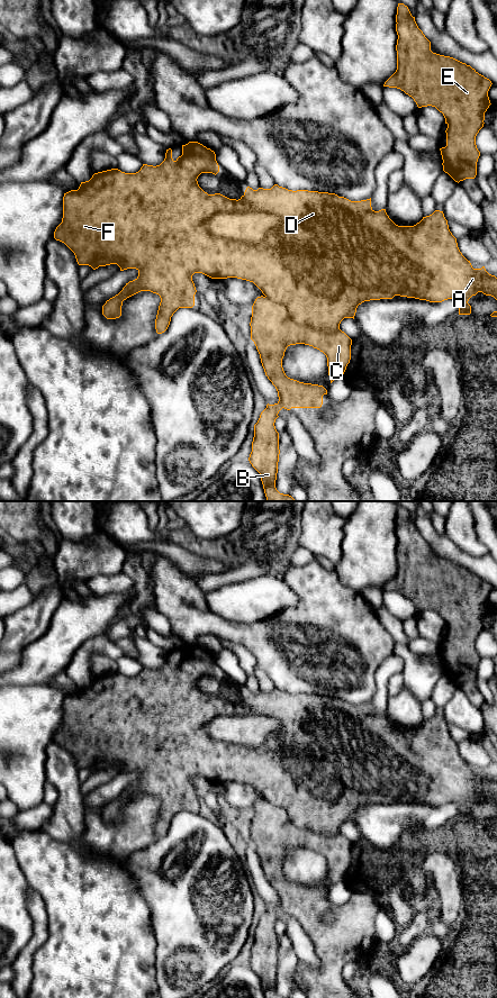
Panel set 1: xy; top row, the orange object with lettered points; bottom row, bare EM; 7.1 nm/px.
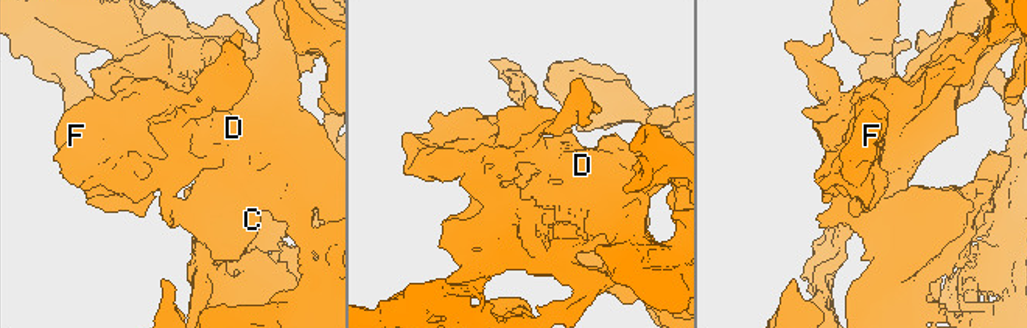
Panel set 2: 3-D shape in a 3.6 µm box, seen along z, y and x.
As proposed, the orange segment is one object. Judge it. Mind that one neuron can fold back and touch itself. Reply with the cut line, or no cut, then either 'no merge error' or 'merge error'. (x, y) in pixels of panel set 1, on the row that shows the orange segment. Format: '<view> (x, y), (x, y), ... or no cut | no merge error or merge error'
xy (282, 224), (265, 212), (220, 211), (205, 228) | merge error

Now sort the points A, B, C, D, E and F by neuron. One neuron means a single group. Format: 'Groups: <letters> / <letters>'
Groups: A D E F / B C

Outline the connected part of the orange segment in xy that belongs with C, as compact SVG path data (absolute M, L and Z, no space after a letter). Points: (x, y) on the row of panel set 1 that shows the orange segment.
M263 296L257 297L252 306L250 326L251 339L254 342L260 354L265 375L278 391L279 401L274 405L268 403L266 408L261 412L257 423L254 425L252 452L248 461L261 475L268 501L296 501L291 496L280 493L275 488L280 450L279 433L275 429L274 423L282 408L287 410L291 408L320 408L323 396L327 394L327 390L323 385L304 383L288 378L282 368L284 352L288 346L296 344L305 344L319 350L327 357L328 375L332 383L344 374L350 363L352 339L341 329L337 332L325 332L297 324L290 317L284 306L273 302Z

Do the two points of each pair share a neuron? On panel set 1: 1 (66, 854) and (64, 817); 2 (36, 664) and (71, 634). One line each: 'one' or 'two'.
1: two
2: one

